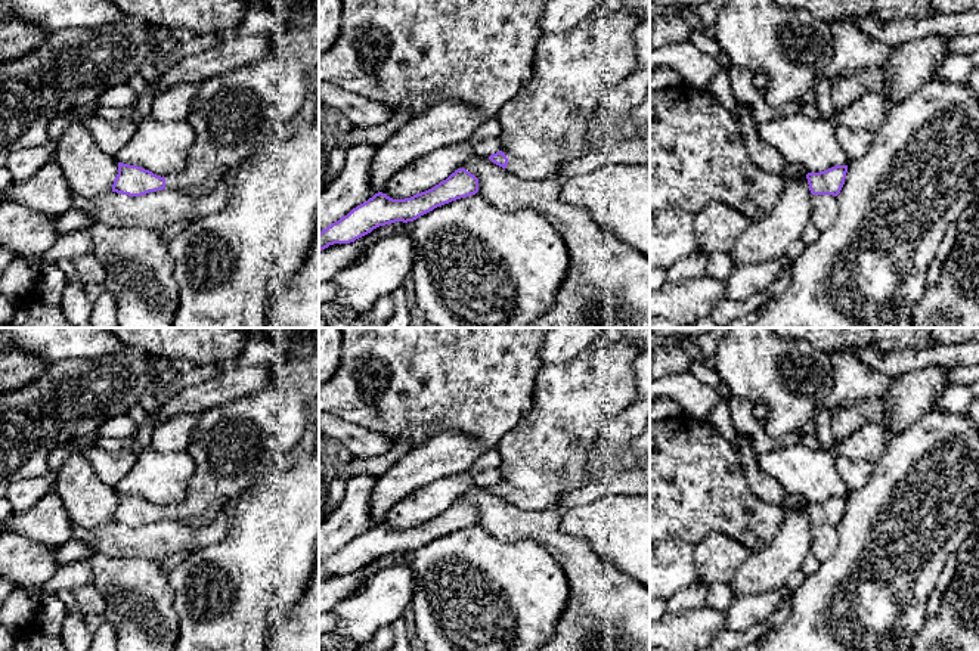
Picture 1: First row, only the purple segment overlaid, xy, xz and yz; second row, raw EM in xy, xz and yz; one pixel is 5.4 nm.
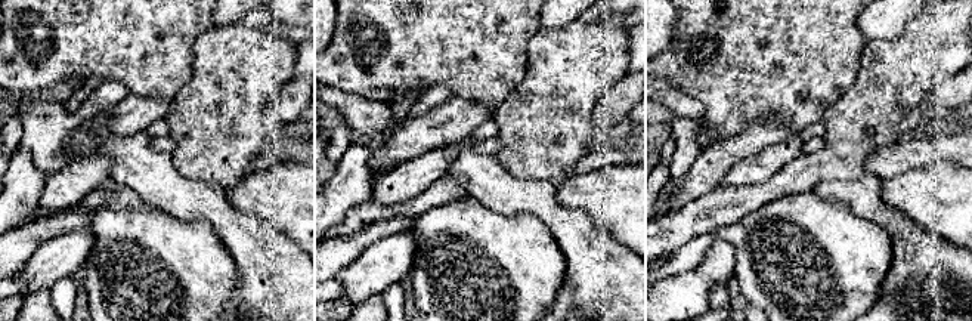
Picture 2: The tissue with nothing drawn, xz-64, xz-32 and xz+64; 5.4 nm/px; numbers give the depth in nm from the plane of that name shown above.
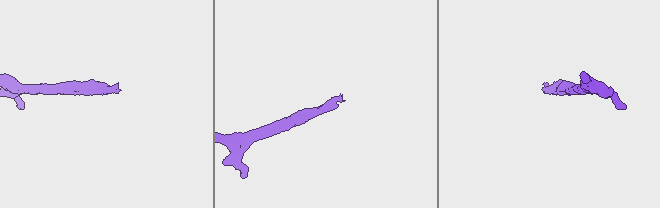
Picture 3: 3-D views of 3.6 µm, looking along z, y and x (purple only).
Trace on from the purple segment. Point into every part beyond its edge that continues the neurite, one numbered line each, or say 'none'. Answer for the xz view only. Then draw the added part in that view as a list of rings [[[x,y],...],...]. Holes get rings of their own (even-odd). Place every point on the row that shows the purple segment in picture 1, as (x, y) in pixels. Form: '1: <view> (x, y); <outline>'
1: xz (547, 123); [[[620,7],[588,16],[568,32],[543,34],[537,40],[532,78],[495,115],[502,127],[499,140],[508,158],[506,173],[523,180],[566,179],[561,167],[586,149],[600,97],[638,68],[638,24],[636,12]]]

